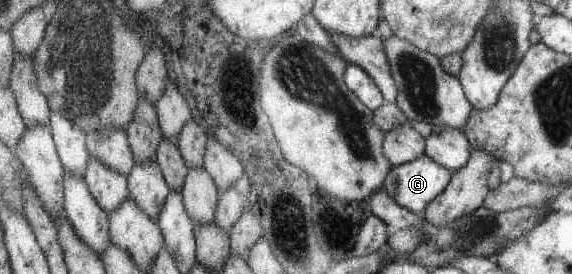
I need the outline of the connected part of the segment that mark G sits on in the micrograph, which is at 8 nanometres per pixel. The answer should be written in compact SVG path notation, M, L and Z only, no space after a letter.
M427 153L394 167L384 188L401 206L423 212L451 184L454 173Z

